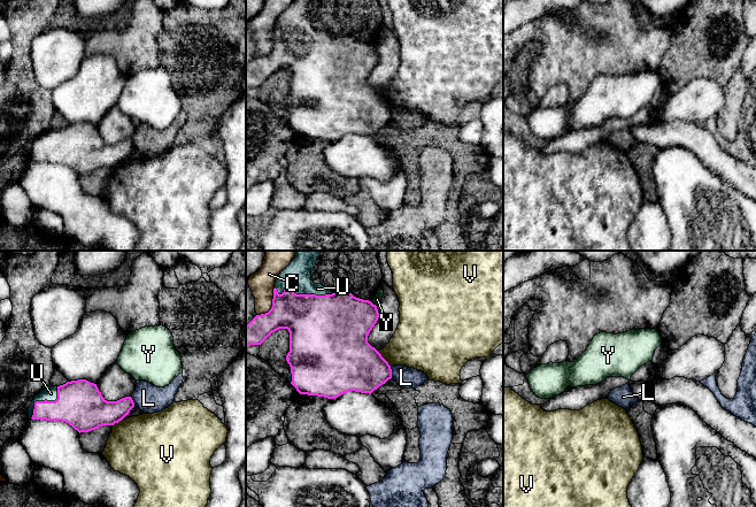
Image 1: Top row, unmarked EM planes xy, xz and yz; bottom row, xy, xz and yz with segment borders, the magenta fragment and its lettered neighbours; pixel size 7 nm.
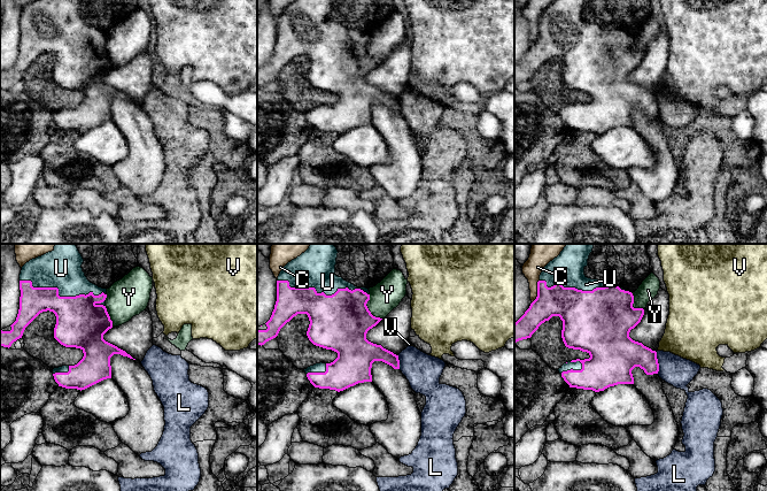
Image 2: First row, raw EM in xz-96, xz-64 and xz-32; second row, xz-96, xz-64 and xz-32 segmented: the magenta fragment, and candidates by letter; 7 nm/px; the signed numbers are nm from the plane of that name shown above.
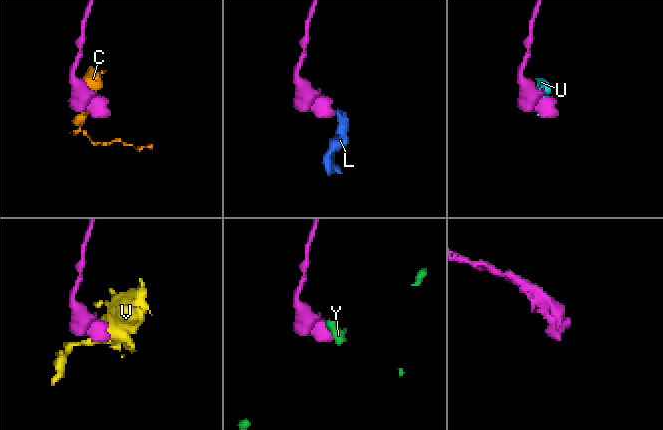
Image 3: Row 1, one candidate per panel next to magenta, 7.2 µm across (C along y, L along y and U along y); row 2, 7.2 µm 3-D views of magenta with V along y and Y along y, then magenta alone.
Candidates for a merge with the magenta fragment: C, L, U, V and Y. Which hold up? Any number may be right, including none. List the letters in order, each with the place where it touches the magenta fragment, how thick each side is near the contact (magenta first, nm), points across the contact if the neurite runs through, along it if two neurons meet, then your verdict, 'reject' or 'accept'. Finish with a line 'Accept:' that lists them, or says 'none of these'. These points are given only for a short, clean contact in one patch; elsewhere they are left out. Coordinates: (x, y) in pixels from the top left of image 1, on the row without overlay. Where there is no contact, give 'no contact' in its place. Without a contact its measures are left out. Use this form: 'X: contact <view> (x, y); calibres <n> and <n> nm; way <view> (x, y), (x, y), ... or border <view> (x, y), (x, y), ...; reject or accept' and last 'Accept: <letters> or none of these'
C: contact xz (272, 47); calibres 320 and 180 nm; reject
L: contact xz (391, 114); calibres 360 and 150 nm; border xz (390, 108), (392, 120); reject
U: contact xz (307, 37); calibres 440 and 190 nm; accept
V: contact xz (384, 101); calibres 400 and 340 nm; reject
Y: contact xz (372, 46); calibres 400 and 60 nm; border xz (370, 44), (376, 48); reject
Accept: U

